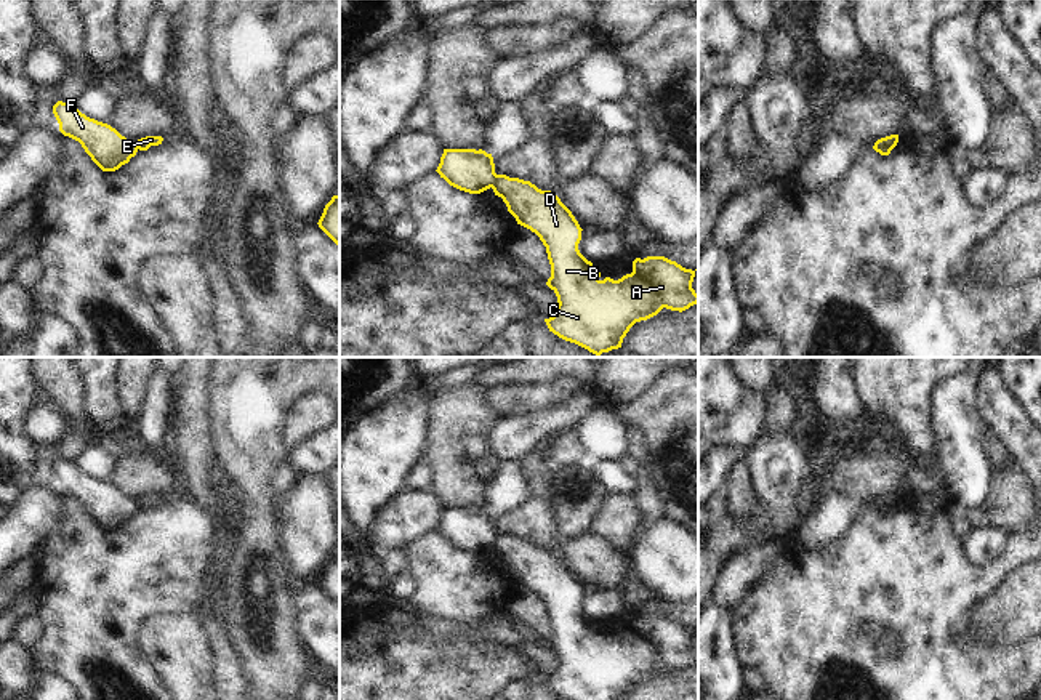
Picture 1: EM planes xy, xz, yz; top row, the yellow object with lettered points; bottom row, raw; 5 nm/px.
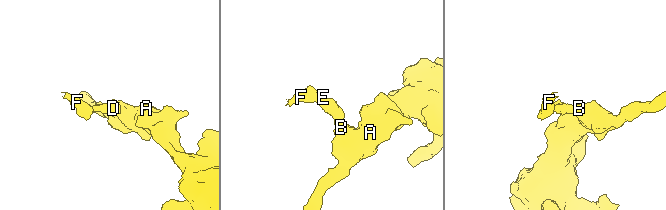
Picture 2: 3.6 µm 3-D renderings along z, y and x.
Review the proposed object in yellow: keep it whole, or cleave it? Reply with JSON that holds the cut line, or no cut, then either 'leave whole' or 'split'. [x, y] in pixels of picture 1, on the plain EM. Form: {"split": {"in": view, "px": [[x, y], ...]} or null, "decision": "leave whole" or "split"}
{"split": {"in": "xz", "px": [[497, 534], [490, 545]]}, "decision": "split"}

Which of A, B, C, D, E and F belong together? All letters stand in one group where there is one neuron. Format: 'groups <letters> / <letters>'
groups A B C D E / F

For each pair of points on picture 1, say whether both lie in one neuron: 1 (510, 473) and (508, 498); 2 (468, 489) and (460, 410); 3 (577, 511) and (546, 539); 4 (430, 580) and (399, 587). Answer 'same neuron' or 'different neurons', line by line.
1: same neuron
2: same neuron
3: different neurons
4: different neurons

